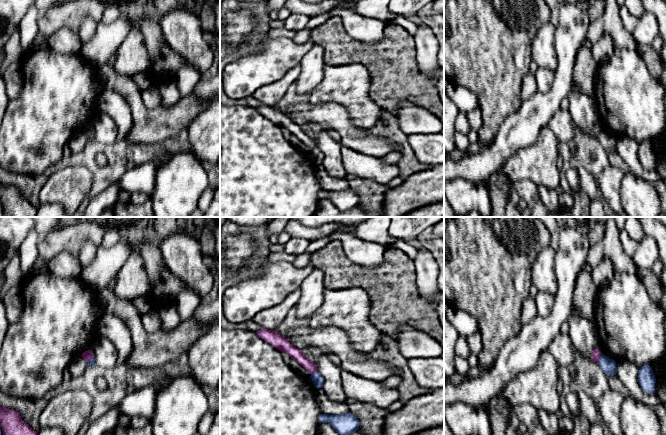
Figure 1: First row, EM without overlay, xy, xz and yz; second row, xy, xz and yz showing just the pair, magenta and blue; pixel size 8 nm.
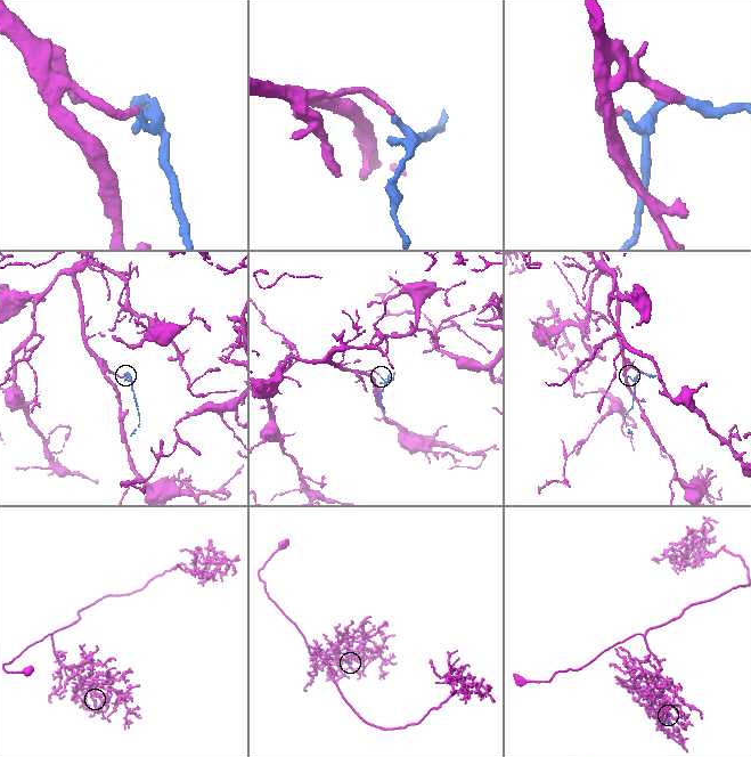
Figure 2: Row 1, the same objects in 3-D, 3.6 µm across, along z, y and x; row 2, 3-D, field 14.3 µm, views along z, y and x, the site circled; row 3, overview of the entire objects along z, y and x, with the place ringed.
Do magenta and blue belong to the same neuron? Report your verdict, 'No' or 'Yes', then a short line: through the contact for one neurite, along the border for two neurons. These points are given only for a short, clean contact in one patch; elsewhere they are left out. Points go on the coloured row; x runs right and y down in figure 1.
No. Line: yz (602, 354), (597, 362)

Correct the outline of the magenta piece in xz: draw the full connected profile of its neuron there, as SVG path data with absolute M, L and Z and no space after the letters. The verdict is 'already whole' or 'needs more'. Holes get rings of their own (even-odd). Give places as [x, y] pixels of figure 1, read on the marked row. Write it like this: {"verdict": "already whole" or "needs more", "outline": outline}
{"verdict": "already whole", "outline": "M261 328L256 333L265 342L269 343L281 352L288 354L291 359L296 360L311 374L317 371L317 366L311 360L309 360L300 349L294 347L288 339L282 335L279 335L275 330Z"}

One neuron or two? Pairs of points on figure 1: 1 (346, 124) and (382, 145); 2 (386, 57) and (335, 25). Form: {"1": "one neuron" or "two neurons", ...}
{"1": "one neuron", "2": "one neuron"}

